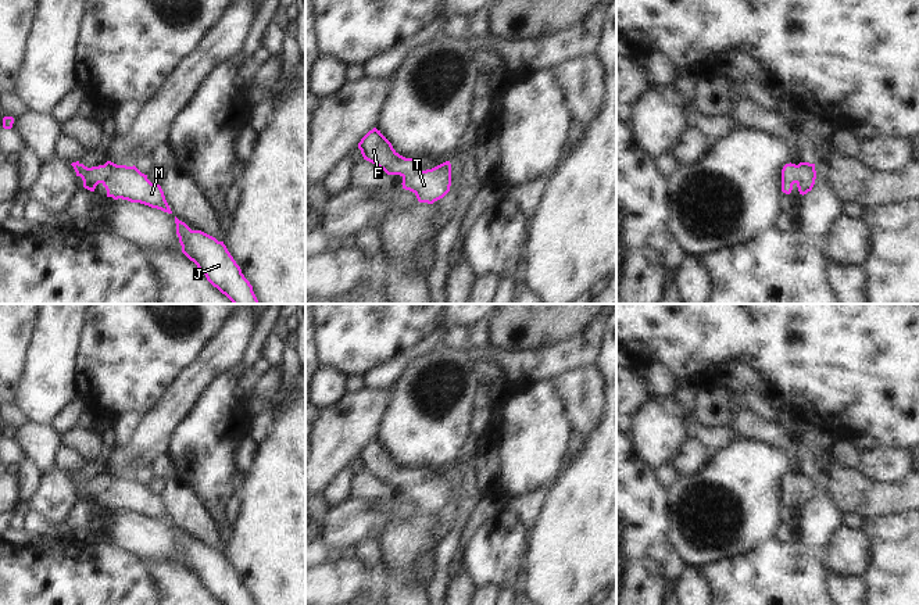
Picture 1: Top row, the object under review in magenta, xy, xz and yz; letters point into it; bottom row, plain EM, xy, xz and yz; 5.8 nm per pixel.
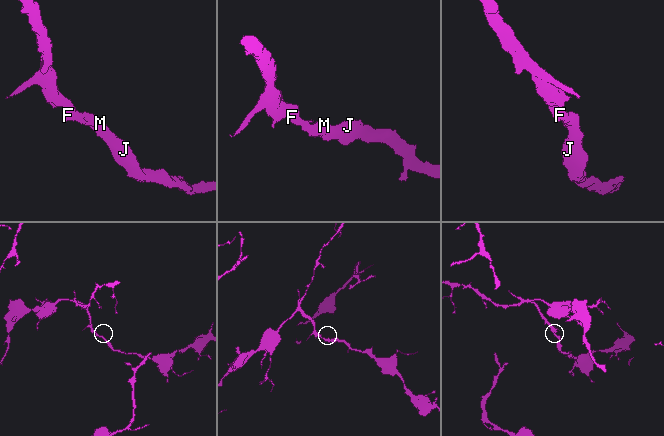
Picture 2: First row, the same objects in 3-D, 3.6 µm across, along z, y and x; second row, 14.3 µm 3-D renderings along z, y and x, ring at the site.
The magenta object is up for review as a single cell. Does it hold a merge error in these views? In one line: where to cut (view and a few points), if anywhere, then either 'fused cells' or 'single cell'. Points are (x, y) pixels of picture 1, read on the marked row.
cut none; single cell

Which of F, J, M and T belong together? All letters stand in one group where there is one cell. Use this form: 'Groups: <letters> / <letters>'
Groups: F J M T.

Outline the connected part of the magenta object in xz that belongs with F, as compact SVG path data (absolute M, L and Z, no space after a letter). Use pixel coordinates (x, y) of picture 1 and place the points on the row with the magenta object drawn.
M376 128L361 139L358 148L364 160L375 164L387 175L400 175L403 189L412 191L419 203L433 204L450 191L450 161L422 171L418 160L400 155Z

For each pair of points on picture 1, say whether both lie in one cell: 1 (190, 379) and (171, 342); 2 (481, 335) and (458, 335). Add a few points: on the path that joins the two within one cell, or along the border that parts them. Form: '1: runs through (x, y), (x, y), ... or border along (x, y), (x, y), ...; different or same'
1: border along (207, 343), (164, 392); different
2: runs through (475, 335), (464, 335); same

